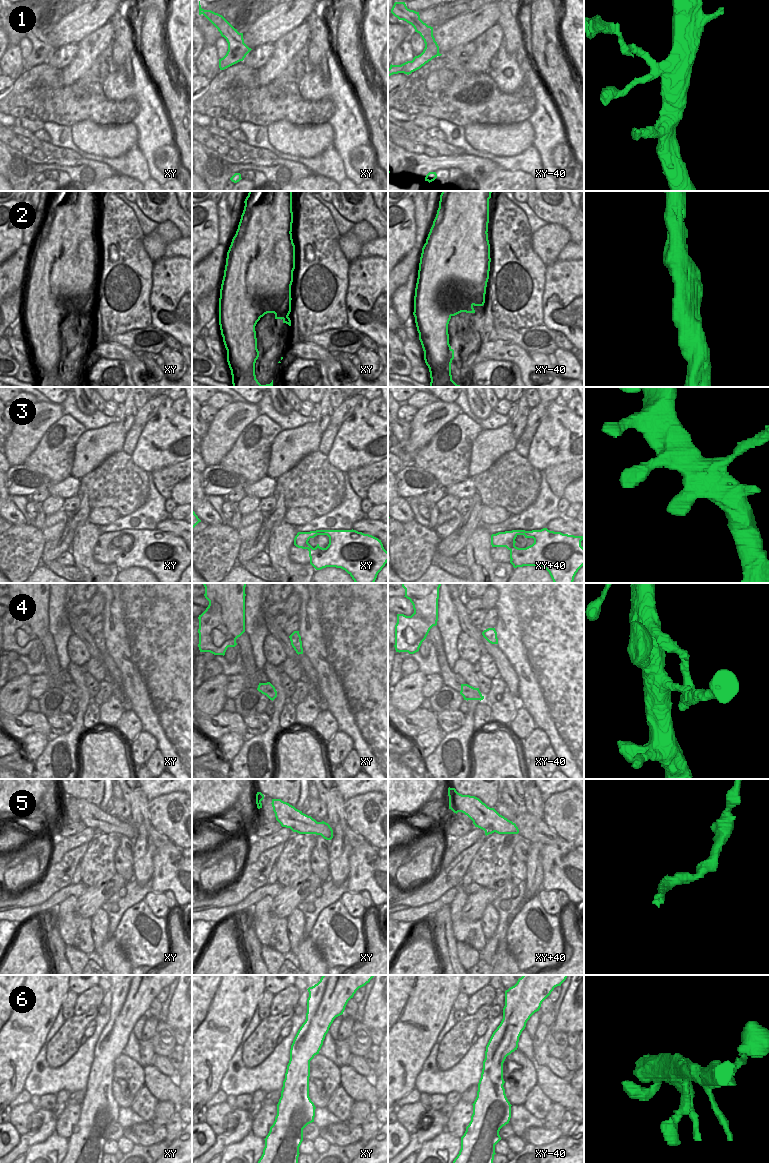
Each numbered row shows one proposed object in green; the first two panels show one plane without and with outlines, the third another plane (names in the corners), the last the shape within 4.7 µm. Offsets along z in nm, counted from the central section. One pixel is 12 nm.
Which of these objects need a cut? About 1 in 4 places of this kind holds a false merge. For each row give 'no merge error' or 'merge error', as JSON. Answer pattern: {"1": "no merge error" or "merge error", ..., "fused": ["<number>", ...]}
{"1": "no merge error", "2": "no merge error", "3": "no merge error", "4": "no merge error", "5": "no merge error", "6": "no merge error", "fused": []}

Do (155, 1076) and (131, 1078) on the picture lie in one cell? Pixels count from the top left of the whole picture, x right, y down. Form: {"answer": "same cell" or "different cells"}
{"answer": "different cells"}

